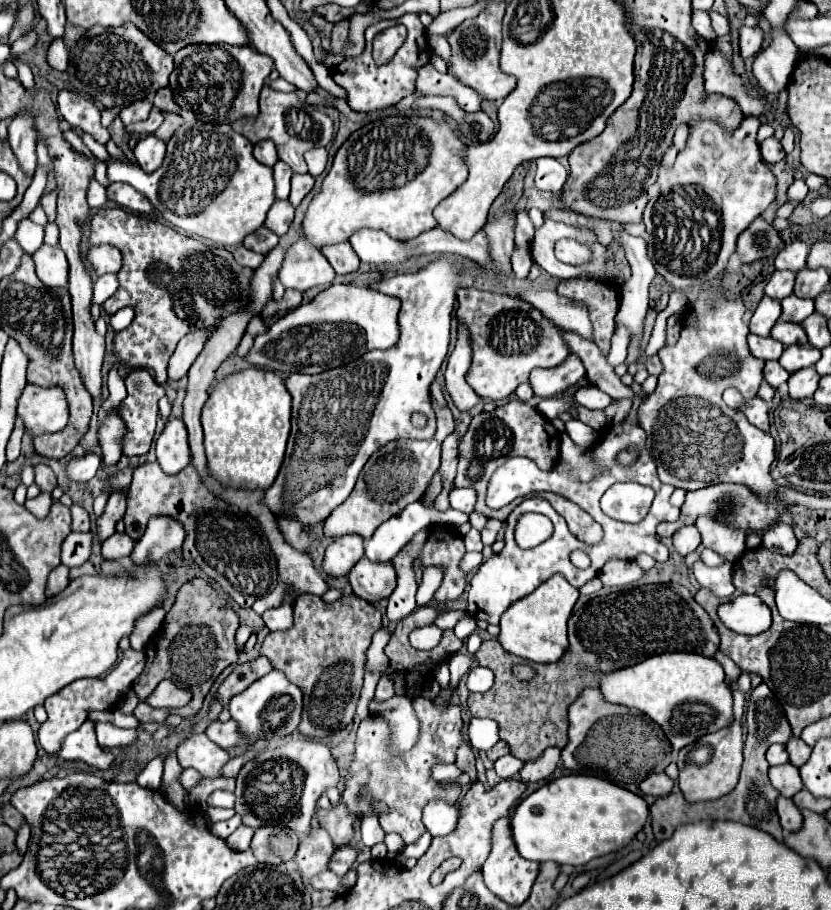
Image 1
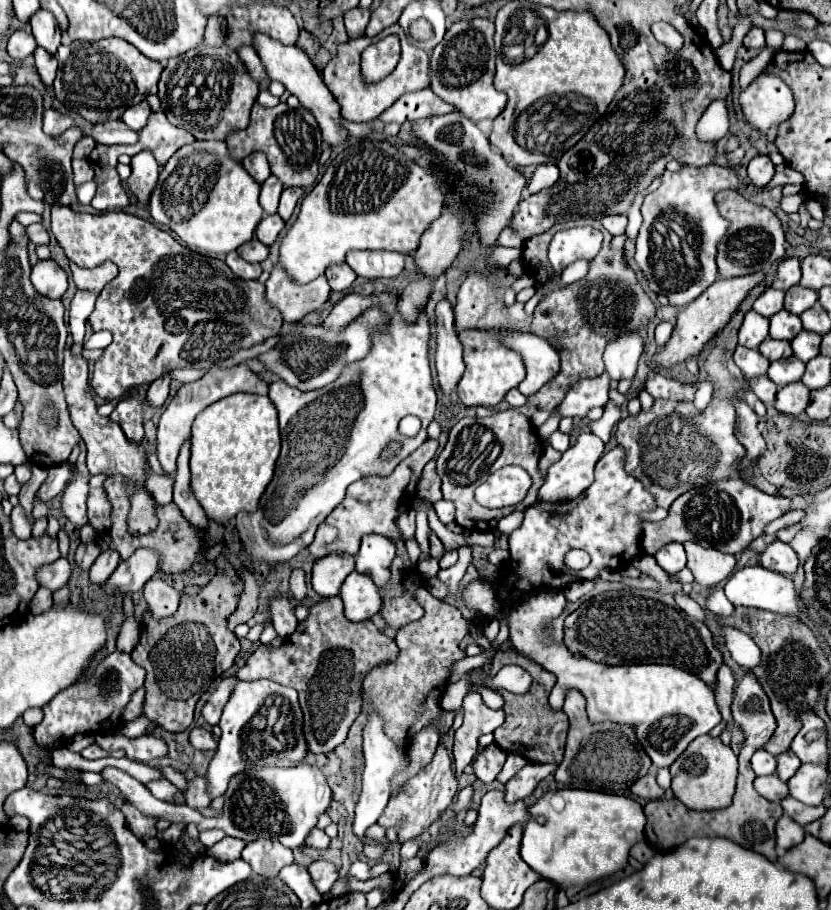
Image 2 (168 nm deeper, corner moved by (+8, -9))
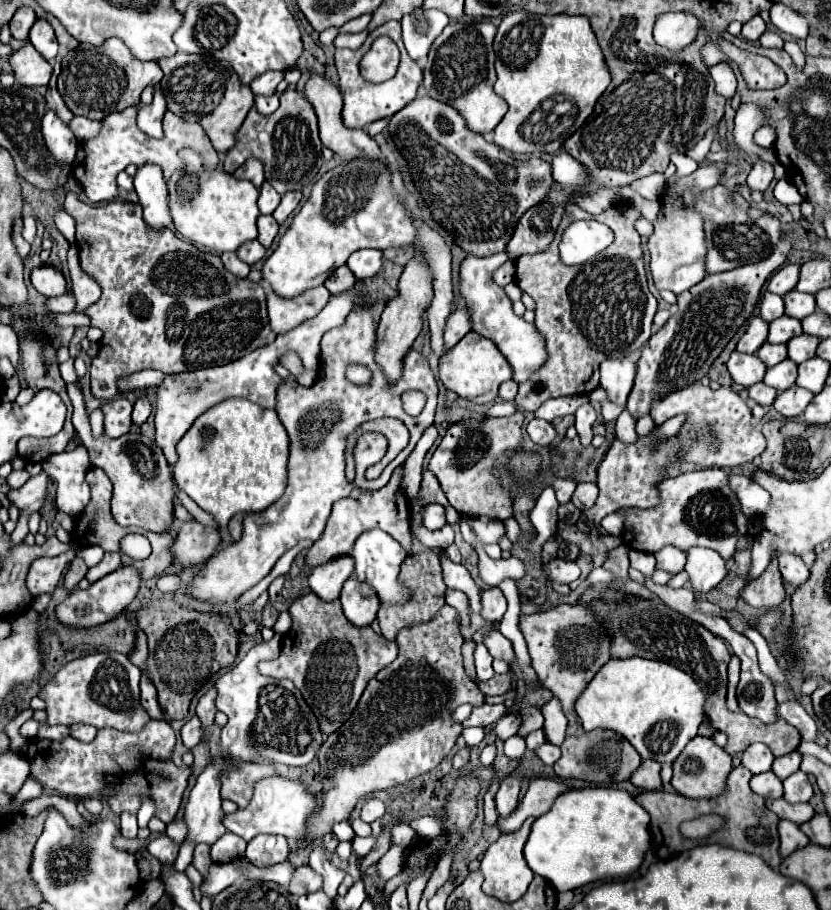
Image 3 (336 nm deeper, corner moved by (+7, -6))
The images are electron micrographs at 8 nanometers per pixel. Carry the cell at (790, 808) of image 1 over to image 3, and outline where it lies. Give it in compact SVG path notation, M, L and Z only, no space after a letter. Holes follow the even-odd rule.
M779 821L779 837L781 837L781 857L791 855L793 851L805 847L809 843L809 837L805 837L805 833L799 829L799 825L795 825L793 821Z

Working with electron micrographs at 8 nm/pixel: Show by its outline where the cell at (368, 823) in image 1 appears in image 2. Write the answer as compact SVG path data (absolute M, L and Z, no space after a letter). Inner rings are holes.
M362 696L362 708L370 712L368 724L364 728L364 758L366 758L366 768L362 774L362 794L360 800L356 804L356 818L354 818L354 834L356 836L364 836L364 830L368 826L372 826L384 812L388 798L390 798L390 780L402 772L408 764L408 754L404 748L398 748L384 732L382 732L382 720L380 716L376 716L376 712L372 710L372 706L368 704L368 698Z

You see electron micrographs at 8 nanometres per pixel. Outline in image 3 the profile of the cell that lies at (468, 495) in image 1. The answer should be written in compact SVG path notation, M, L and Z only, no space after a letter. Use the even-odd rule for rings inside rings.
M429 503L423 507L423 525L427 529L441 529L445 525L445 507L439 503Z

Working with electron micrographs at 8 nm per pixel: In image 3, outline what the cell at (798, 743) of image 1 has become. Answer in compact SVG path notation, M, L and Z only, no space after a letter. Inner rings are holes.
M793 751L789 755L783 755L783 757L777 757L773 761L773 773L783 781L787 779L789 775L793 775L801 765L801 753L799 751Z

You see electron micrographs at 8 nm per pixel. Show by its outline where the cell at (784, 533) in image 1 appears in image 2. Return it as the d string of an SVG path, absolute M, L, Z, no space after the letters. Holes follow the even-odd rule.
M776 540L760 554L760 564L764 568L768 568L768 570L790 576L790 574L794 574L798 570L798 556L788 544Z

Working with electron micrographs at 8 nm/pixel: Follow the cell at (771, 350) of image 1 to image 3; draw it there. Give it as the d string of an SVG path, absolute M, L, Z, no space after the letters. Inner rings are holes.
M739 351L731 353L727 367L729 367L733 381L743 385L743 387L749 387L749 385L763 381L763 375L767 369L767 365L757 355L745 355Z

